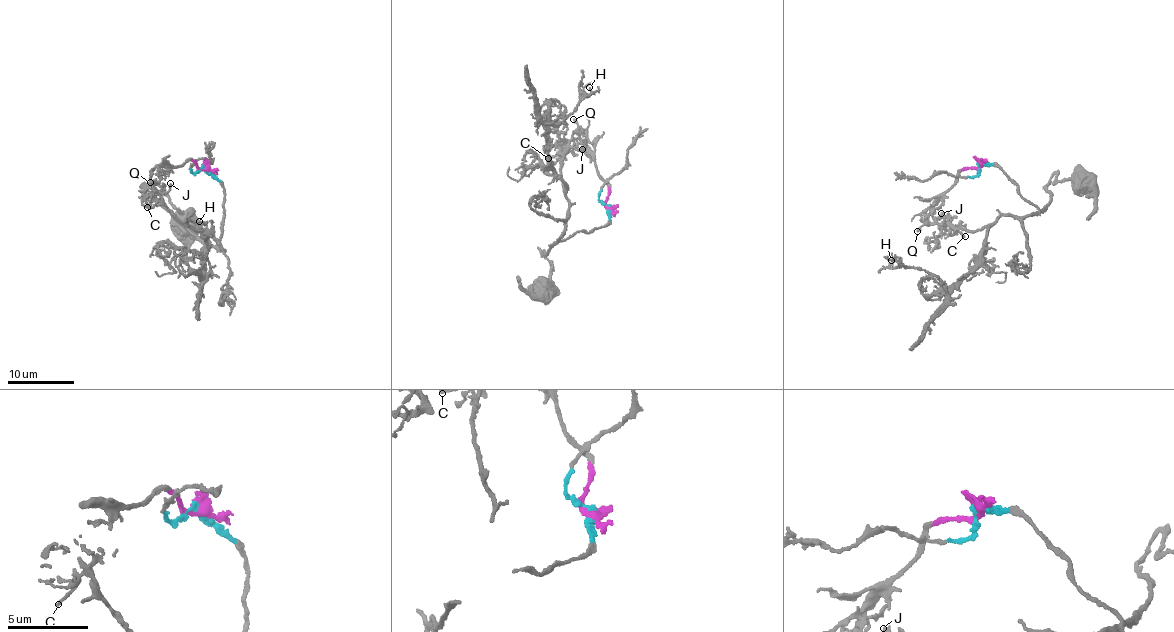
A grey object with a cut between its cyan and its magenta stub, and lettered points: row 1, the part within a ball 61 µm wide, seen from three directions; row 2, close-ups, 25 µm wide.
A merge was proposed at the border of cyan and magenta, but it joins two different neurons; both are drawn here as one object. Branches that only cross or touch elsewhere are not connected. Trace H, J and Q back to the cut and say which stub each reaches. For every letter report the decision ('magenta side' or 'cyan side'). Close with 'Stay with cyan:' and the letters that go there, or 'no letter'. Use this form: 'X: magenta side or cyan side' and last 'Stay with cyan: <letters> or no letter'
H: cyan side
J: magenta side
Q: magenta side
Stay with cyan: H

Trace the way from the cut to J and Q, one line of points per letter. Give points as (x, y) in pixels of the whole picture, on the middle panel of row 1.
J: (608, 208), (608, 184), (600, 175), (593, 158), (584, 151), (577, 135), (572, 135), (570, 146), (583, 150)
Q: (608, 208), (608, 184), (600, 175), (593, 158), (586, 153), (586, 141), (572, 118)

